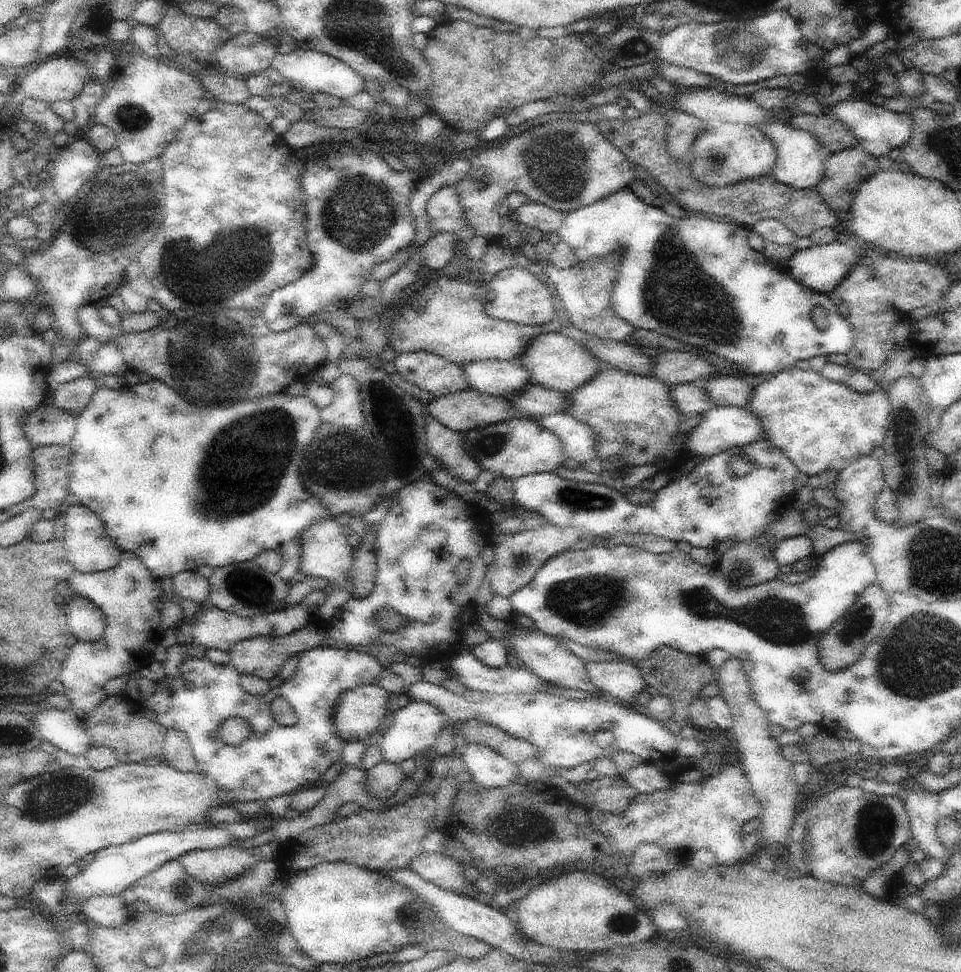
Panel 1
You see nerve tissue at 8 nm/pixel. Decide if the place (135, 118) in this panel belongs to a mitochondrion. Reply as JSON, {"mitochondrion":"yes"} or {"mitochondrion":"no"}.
{"mitochondrion":"yes"}

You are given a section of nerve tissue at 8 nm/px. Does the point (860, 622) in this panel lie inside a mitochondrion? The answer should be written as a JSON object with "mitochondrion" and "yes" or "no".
{"mitochondrion":"yes"}

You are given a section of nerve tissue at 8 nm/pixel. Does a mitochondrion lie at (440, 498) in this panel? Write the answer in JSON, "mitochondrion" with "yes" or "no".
{"mitochondrion":"no"}

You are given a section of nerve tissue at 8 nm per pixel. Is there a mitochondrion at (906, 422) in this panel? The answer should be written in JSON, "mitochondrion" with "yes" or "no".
{"mitochondrion":"yes"}

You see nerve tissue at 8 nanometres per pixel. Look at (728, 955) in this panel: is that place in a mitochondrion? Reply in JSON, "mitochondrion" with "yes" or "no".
{"mitochondrion":"no"}

